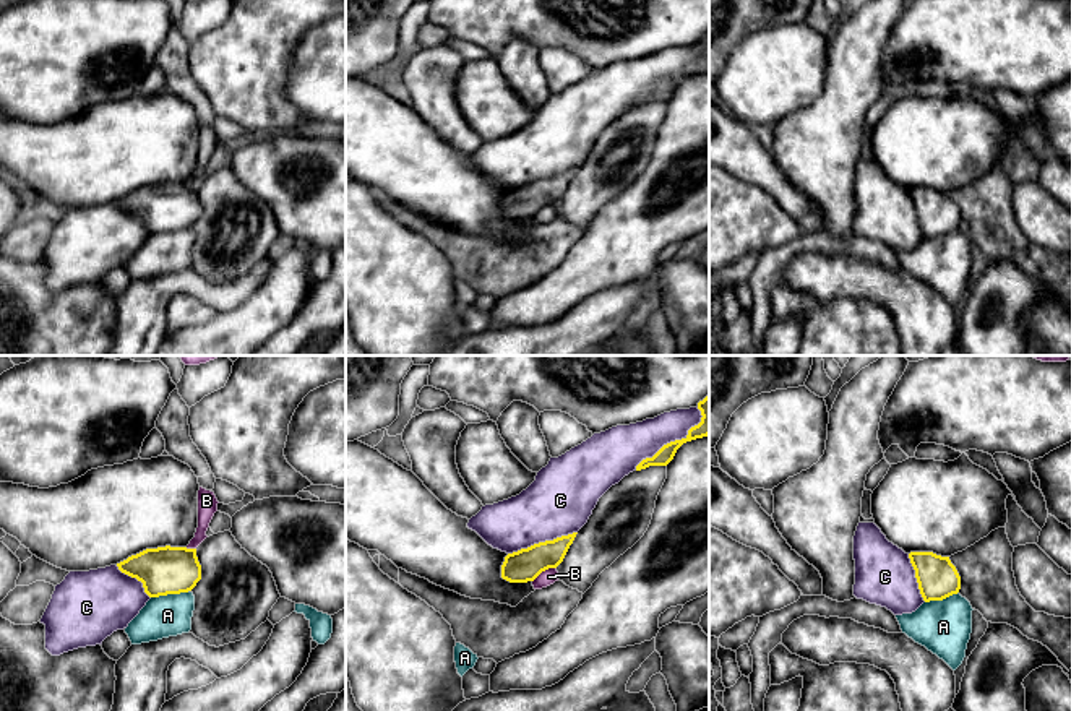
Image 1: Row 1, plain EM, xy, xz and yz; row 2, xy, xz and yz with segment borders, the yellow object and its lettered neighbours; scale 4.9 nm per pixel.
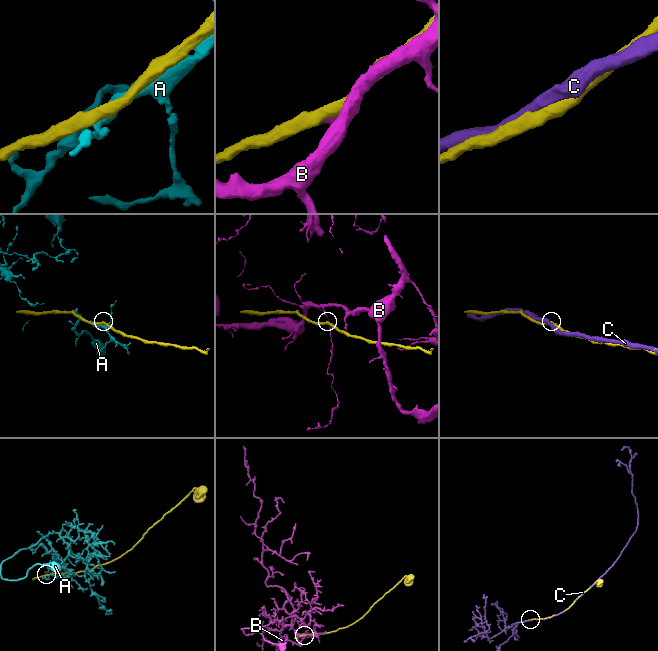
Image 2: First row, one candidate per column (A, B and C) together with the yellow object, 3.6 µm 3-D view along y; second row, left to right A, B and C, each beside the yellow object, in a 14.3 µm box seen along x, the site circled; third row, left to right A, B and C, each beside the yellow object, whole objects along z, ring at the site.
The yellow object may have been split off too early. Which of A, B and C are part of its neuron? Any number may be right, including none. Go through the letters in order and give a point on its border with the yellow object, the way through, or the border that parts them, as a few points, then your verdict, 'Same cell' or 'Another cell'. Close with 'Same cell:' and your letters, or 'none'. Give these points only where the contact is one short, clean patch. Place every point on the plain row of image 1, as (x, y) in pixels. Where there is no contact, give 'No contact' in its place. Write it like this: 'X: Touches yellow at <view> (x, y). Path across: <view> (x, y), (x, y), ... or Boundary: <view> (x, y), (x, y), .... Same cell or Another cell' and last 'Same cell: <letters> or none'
A: Touches yellow at xy (169, 229). Another cell
B: Touches yellow at xz (544, 206). Another cell
C: Touches yellow at xz (675, 77). Same cell
Same cell: C

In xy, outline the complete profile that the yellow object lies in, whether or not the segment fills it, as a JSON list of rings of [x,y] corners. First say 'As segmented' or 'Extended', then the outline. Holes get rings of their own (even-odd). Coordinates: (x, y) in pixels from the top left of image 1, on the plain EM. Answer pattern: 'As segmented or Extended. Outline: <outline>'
As segmented. Outline: [[[187,183],[146,185],[117,203],[122,209],[141,218],[149,234],[188,229],[201,216],[196,185]]]

